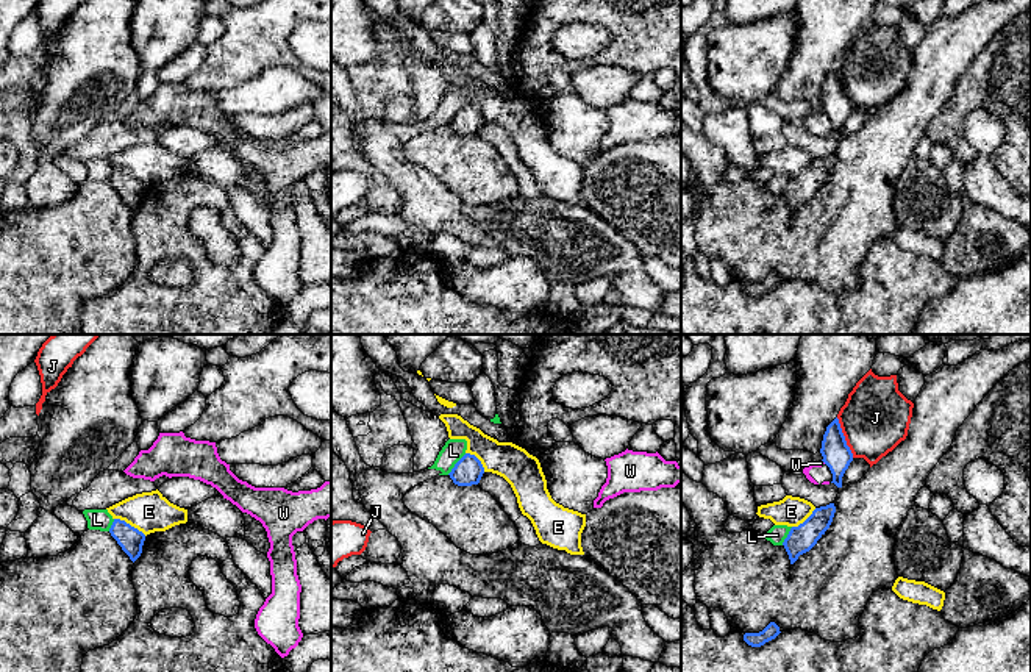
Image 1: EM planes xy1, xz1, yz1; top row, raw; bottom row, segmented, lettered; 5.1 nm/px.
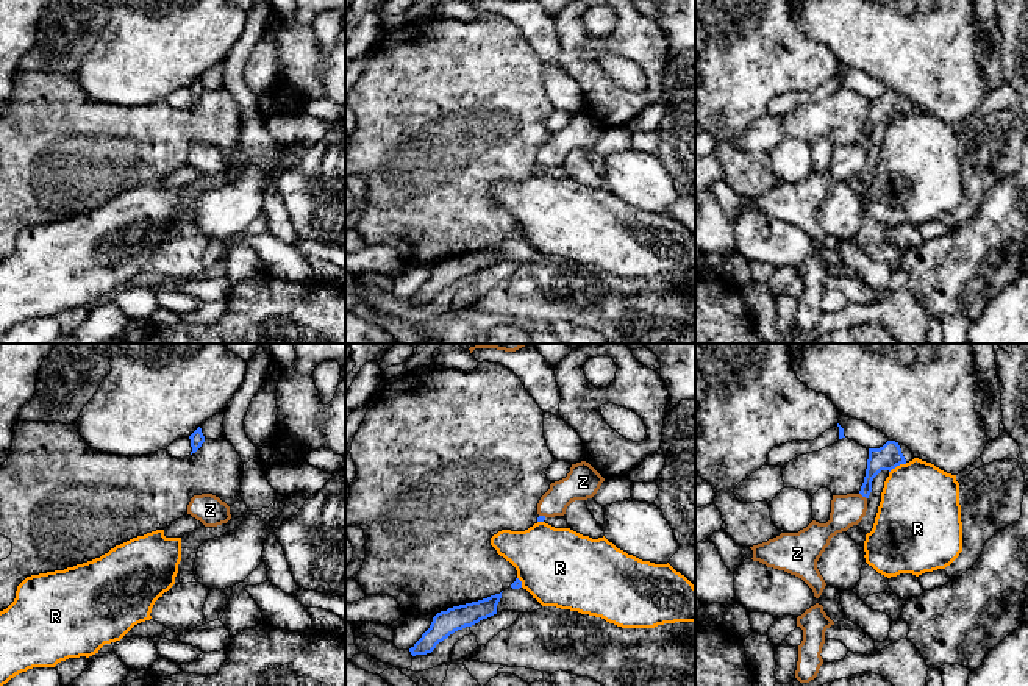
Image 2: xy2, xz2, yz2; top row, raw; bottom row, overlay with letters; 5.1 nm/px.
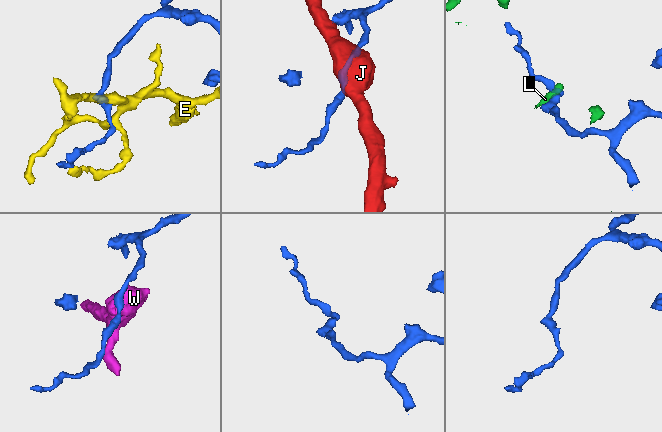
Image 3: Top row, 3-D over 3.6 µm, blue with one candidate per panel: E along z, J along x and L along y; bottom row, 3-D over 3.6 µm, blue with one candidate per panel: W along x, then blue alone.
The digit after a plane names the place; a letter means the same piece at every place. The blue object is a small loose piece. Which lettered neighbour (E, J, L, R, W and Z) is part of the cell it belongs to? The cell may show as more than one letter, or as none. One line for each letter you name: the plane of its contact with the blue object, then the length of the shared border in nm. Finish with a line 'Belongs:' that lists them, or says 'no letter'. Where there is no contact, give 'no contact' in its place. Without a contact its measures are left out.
Z: contact in yz2; length 50 nm
Belongs: Z

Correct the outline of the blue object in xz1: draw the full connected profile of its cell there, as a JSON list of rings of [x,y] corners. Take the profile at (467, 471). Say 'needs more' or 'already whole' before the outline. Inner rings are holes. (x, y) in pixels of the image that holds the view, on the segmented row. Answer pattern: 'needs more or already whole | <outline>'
already whole | [[[466,453],[448,475],[458,486],[472,486],[480,483],[483,474],[481,461],[475,455]]]

